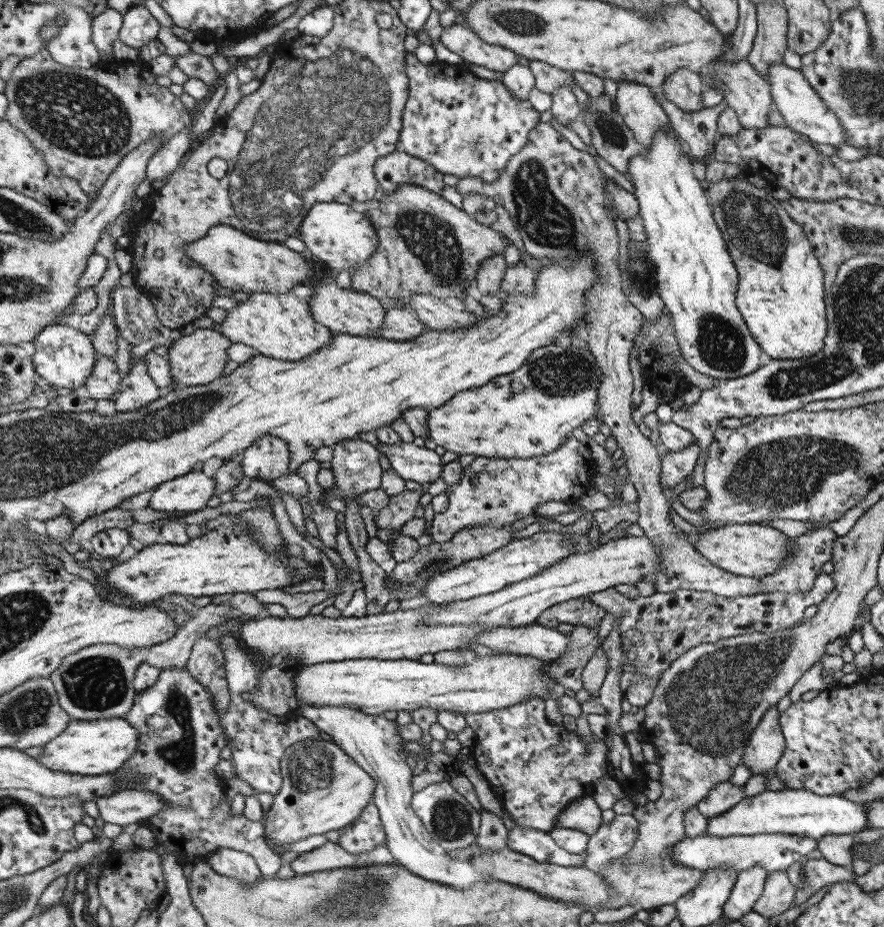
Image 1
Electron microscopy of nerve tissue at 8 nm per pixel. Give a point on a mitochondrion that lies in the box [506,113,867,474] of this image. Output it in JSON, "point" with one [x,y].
{"point":[546,220]}

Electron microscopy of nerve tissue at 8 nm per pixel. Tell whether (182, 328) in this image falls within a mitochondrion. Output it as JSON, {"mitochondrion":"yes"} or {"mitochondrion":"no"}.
{"mitochondrion":"no"}

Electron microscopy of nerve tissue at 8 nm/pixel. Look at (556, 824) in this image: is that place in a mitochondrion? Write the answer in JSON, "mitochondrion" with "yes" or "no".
{"mitochondrion":"no"}

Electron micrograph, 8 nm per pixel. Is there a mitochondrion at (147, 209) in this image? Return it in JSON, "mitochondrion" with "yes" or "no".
{"mitochondrion":"no"}

